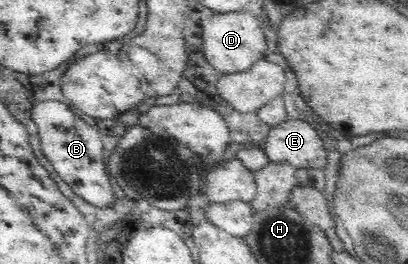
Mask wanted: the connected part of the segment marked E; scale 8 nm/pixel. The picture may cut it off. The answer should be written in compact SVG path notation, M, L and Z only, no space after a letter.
M287 119L272 127L262 149L272 163L287 162L297 169L326 166L324 143L306 121Z

